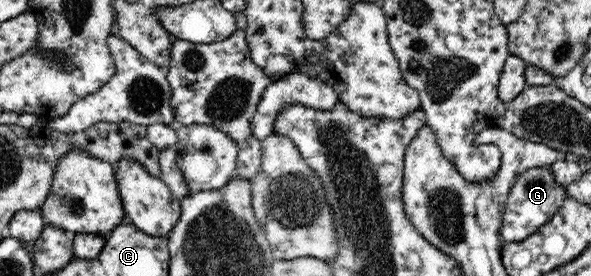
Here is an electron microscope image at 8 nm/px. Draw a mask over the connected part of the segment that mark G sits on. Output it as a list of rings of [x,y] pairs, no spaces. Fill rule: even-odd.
[[[550,165],[531,167],[519,173],[517,181],[513,183],[513,188],[509,191],[508,201],[504,204],[500,237],[505,242],[518,242],[532,233],[538,233],[540,227],[557,213],[567,197],[566,190],[563,190],[556,182]]]

